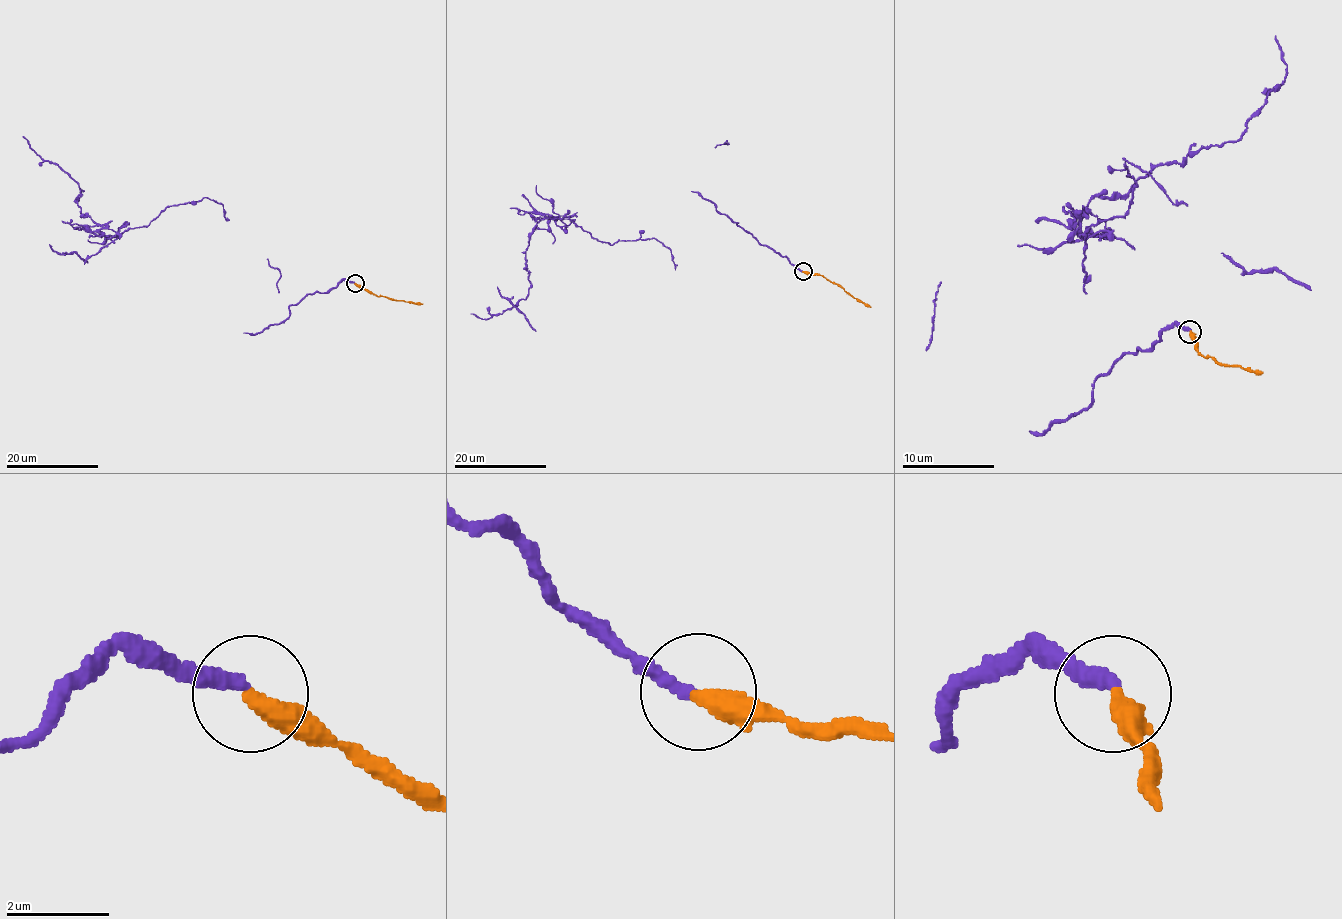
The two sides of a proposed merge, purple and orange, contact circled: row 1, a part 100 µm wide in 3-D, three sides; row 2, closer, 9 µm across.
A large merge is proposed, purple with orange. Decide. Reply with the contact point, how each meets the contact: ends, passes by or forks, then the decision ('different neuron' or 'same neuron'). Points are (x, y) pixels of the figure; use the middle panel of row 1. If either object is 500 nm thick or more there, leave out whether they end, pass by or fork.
place (803, 271); purple ends; orange ends; different neuron

